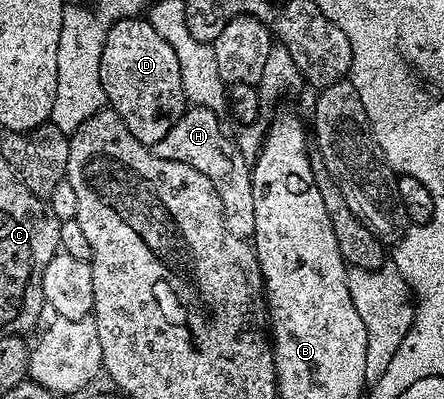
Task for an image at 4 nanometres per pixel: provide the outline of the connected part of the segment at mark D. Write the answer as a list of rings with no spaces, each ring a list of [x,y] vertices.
[[[143,16],[111,23],[99,61],[99,79],[107,97],[106,105],[125,120],[125,128],[146,146],[151,147],[161,140],[161,136],[181,120],[189,106],[181,84],[181,64],[177,64],[177,55]]]

